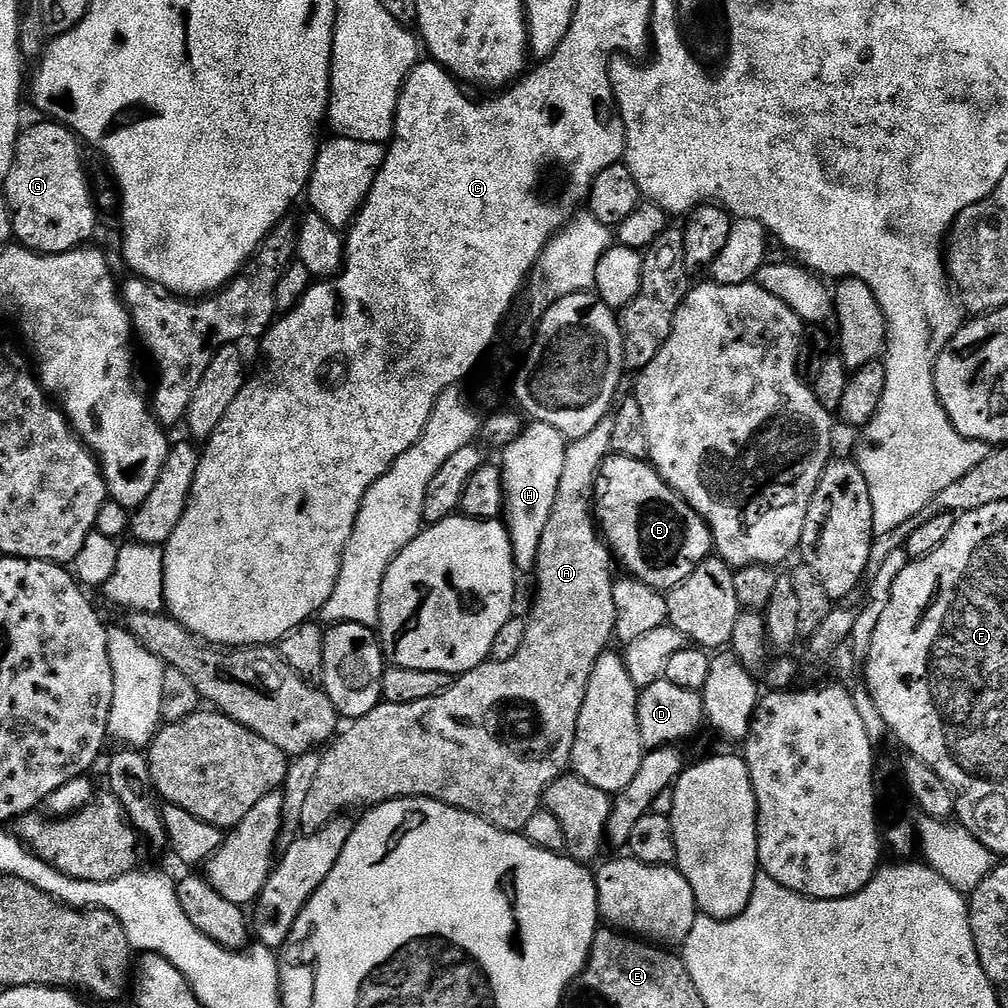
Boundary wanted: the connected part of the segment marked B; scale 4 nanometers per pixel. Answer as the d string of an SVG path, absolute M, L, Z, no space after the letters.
M615 454L609 455L604 465L600 467L600 473L596 479L596 499L594 501L594 507L600 535L604 537L604 543L611 549L615 563L619 565L619 567L621 564L621 566L628 571L625 573L627 573L631 579L646 582L646 586L661 590L667 590L678 586L678 582L682 582L682 578L686 578L692 573L694 566L698 566L706 557L713 555L714 545L712 543L712 531L709 530L708 523L705 522L704 517L699 516L699 514L697 514L695 510L693 510L693 508L691 508L691 506L657 474L655 468L652 467L648 460L635 460L629 456L617 456Z

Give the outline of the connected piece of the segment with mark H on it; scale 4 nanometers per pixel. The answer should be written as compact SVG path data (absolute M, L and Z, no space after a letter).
M532 422L510 446L503 449L504 510L508 537L512 543L512 561L517 569L535 569L538 542L542 542L542 530L554 510L554 494L558 494L558 478L562 478L562 458L566 438L554 426Z

